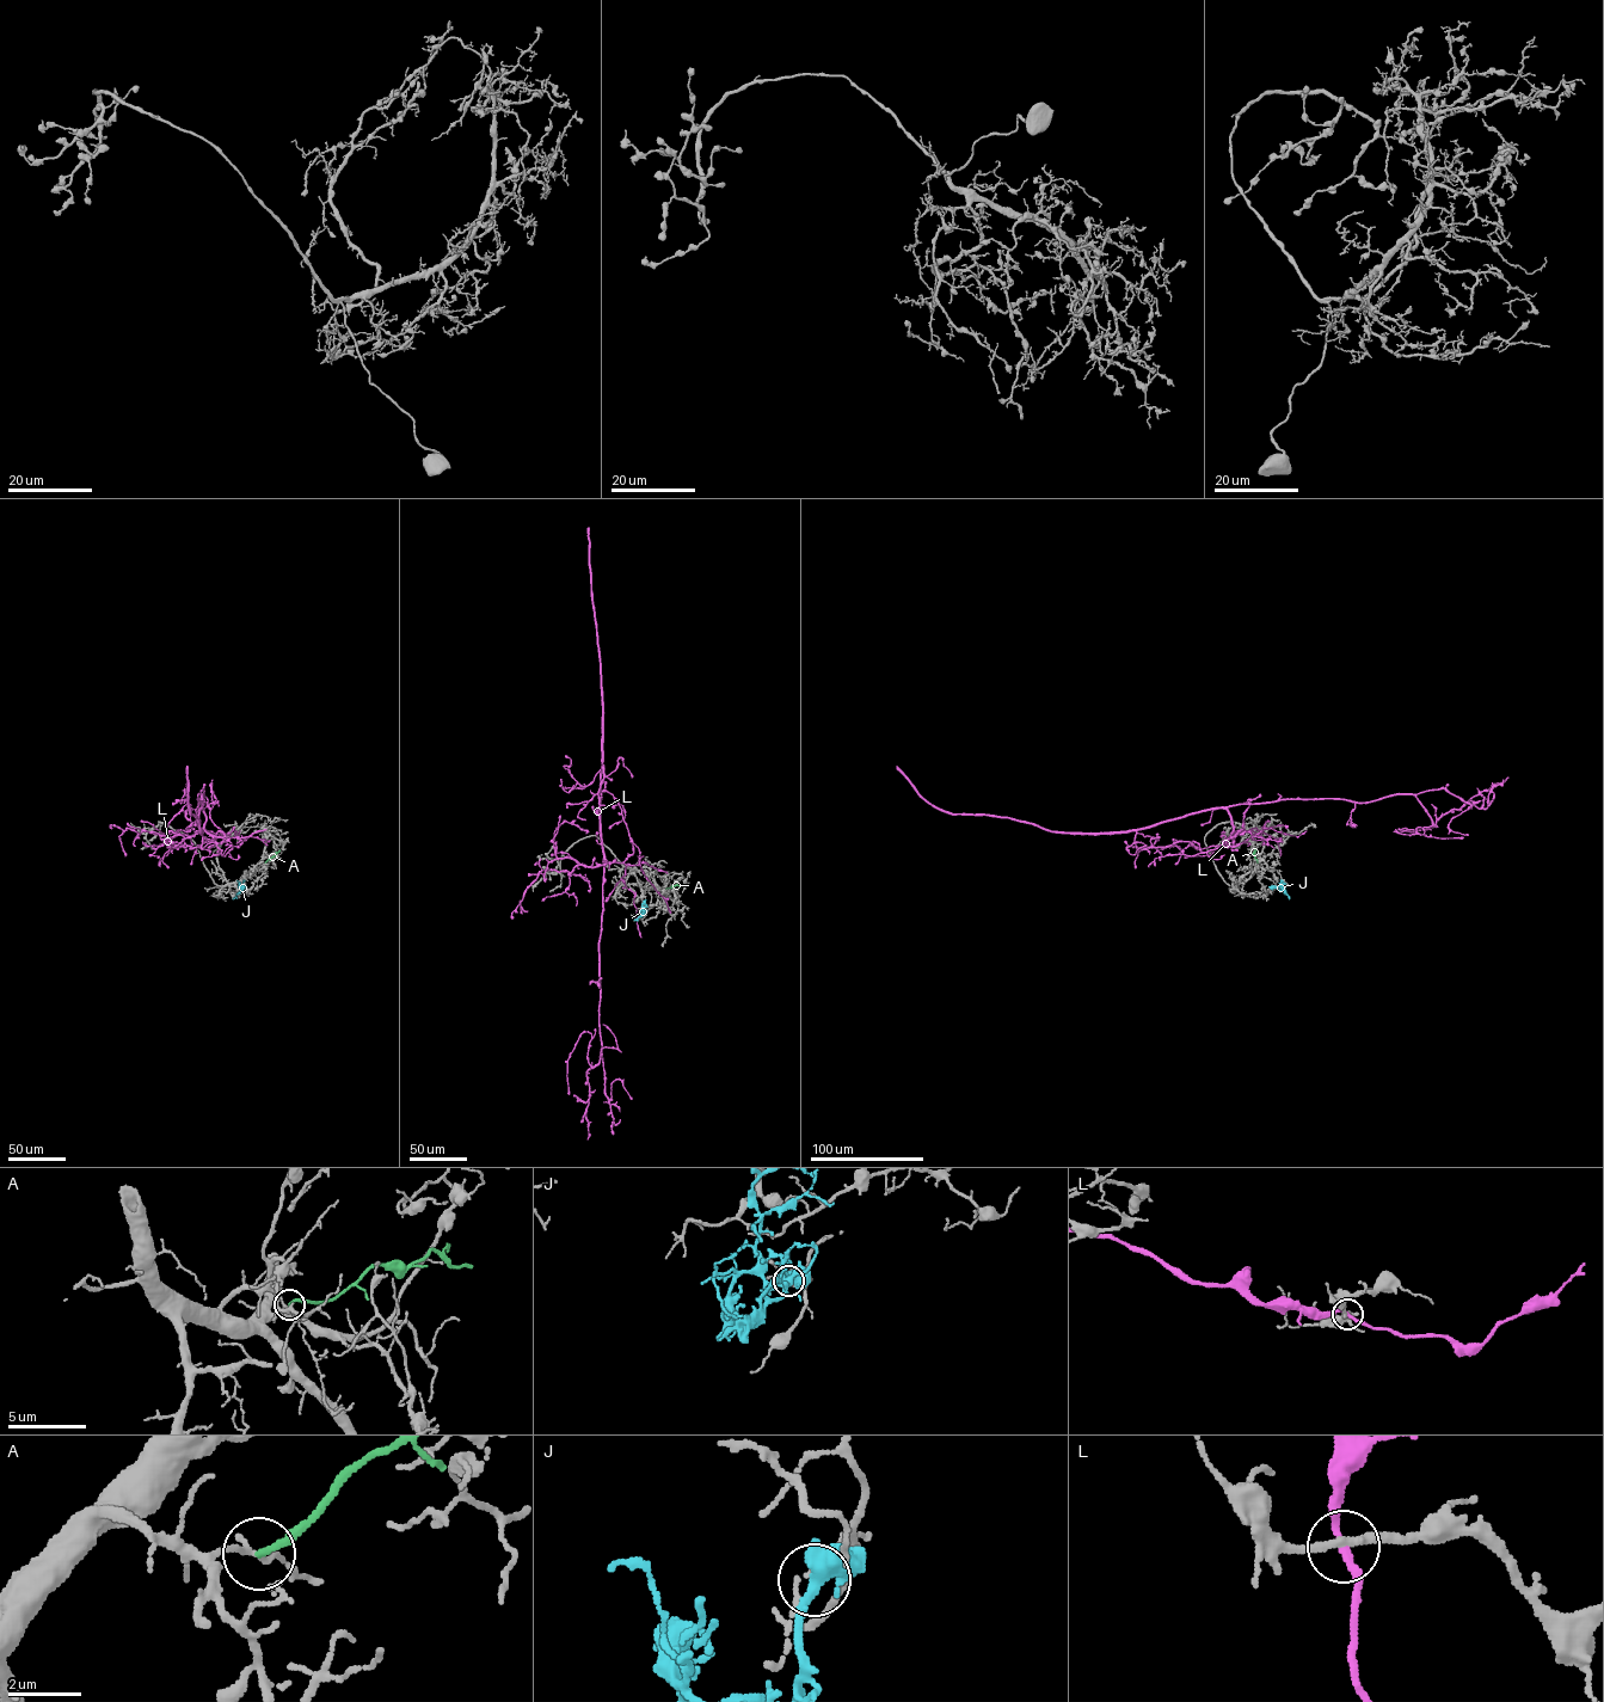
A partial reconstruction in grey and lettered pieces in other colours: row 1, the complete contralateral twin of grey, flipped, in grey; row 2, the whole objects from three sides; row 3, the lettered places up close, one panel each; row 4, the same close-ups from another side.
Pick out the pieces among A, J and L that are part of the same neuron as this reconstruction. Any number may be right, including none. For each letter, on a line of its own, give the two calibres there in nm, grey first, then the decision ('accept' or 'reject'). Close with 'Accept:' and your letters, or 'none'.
A: calibres 130 and 190 nm; reject
J: calibres 100 and 440 nm; reject
L: calibres 240 and 200 nm; reject
Accept: none

